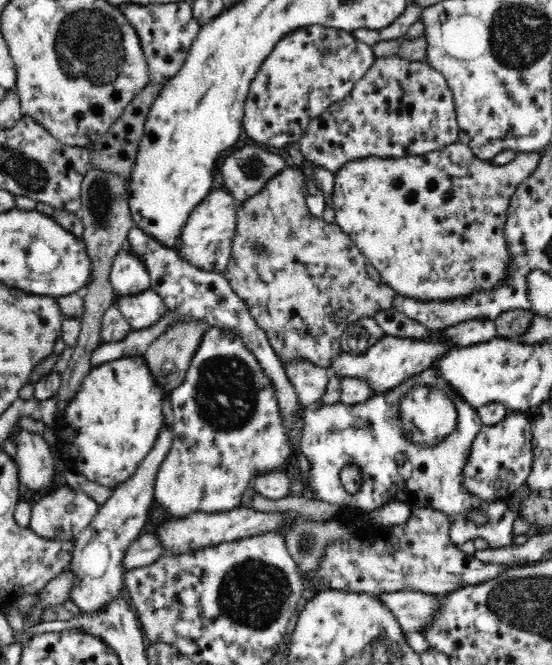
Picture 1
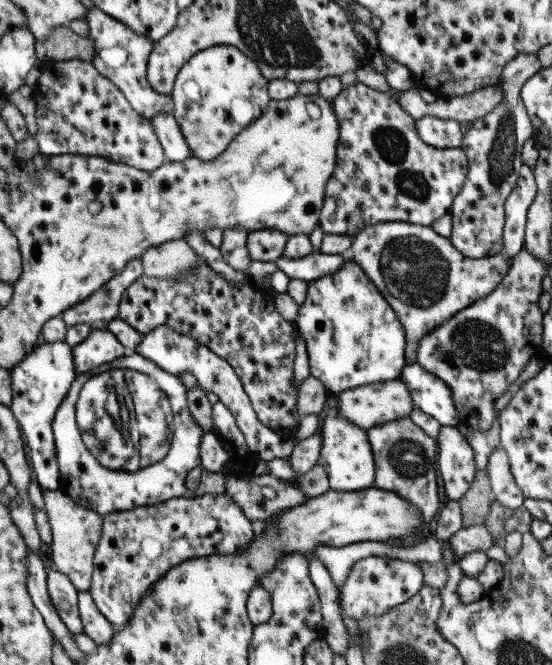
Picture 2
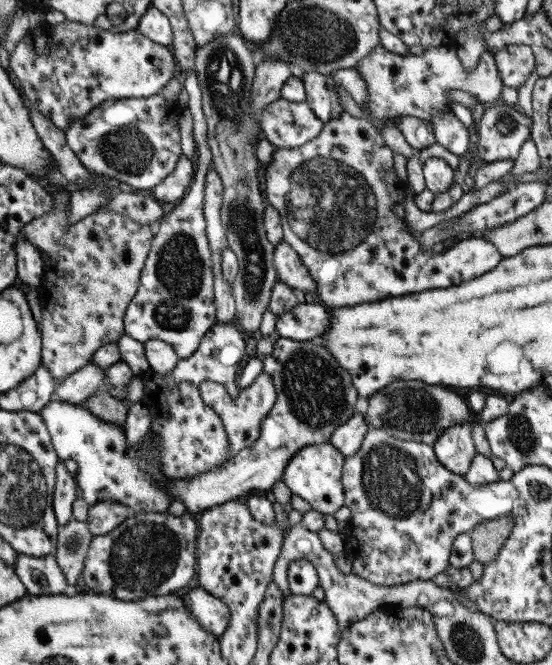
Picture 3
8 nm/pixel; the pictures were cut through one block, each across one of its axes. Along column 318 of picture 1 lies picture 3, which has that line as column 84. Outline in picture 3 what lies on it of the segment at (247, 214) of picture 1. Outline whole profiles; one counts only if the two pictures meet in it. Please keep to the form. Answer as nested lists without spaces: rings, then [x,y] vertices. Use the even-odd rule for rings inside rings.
[[[66,190],[50,194],[54,200],[52,210],[30,220],[18,232],[23,239],[37,247],[44,259],[42,281],[37,288],[37,299],[41,306],[40,355],[41,364],[51,374],[54,384],[87,365],[97,348],[116,342],[124,334],[122,318],[137,291],[140,272],[156,231],[156,224],[139,226],[119,212],[97,211],[67,226],[65,219],[69,214],[67,203],[71,192]]]

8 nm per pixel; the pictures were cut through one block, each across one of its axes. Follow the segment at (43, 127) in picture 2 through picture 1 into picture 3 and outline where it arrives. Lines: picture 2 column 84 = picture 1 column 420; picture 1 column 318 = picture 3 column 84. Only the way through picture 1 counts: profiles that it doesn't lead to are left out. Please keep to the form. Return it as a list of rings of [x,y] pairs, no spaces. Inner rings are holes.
[[[159,93],[147,98],[105,101],[82,118],[73,119],[62,133],[66,145],[89,172],[105,174],[113,180],[128,184],[136,192],[148,193],[172,173],[177,159],[182,156],[178,133],[181,111],[182,107],[178,102],[165,100]]]

